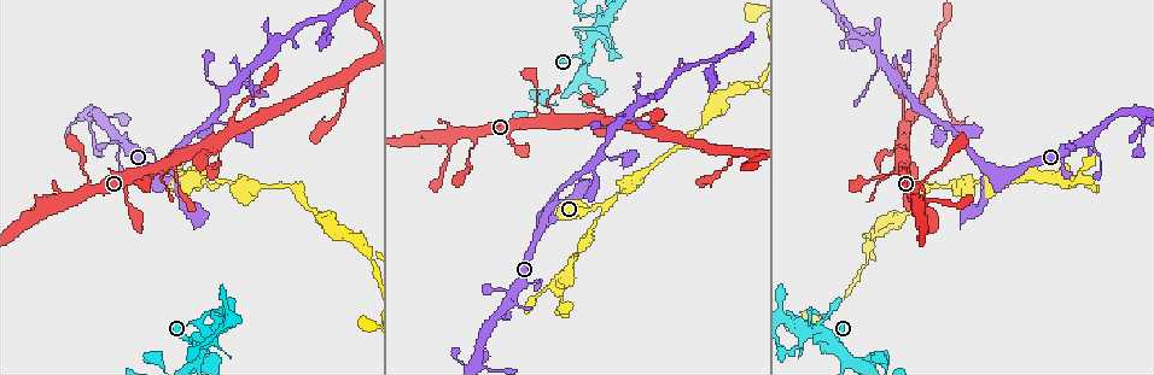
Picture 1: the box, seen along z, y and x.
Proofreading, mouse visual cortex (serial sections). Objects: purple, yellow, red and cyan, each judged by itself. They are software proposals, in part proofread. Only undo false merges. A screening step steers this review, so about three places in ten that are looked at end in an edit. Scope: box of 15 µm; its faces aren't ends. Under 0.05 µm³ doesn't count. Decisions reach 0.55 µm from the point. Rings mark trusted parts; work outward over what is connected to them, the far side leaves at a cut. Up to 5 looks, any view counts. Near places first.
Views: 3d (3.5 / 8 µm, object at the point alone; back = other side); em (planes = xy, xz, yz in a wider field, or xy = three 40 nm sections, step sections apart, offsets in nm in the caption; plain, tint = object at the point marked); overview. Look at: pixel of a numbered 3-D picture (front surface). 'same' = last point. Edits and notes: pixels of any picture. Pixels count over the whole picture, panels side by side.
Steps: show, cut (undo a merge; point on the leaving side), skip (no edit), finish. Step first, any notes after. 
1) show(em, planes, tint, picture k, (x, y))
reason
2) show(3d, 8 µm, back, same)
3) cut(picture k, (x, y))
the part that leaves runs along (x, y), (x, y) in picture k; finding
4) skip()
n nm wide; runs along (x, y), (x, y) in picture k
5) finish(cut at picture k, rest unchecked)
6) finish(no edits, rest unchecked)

show(3d, 3.5 µm, picture 1, (837, 16))
abrupt turn

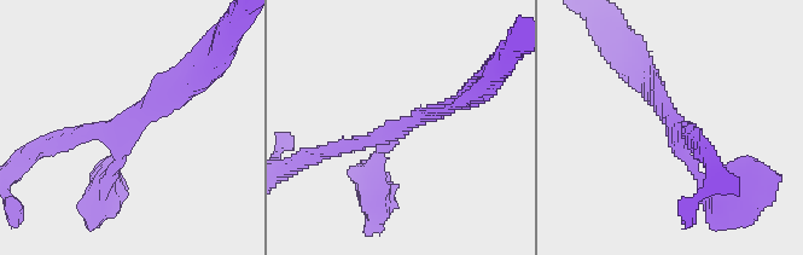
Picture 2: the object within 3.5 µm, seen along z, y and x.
show(em, xy, step 3, tint, picture 2, (382, 135))
3 arms; arms of 200, 200, 250 nm

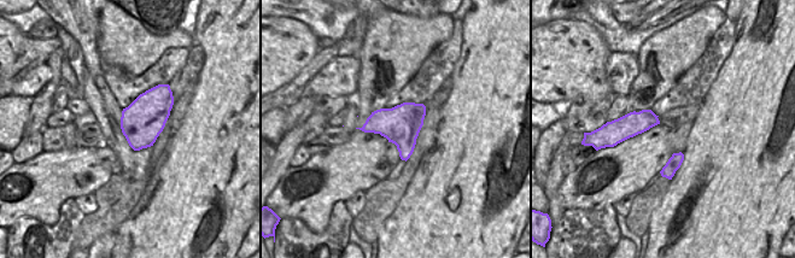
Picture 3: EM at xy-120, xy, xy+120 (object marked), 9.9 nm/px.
skip()
continuous, no second cell

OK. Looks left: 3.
show(3d, 3.5 µm, picture 1, (927, 79))
small branch off a trunk

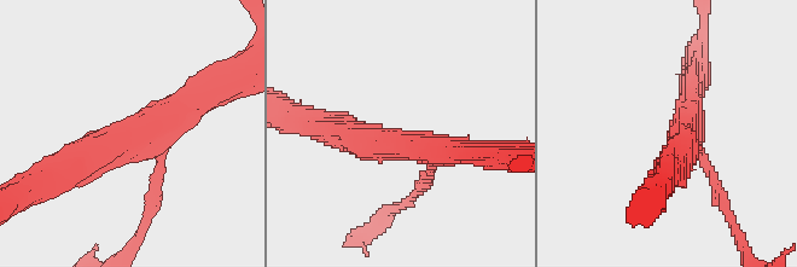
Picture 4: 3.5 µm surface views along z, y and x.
show(em, xy, step 2, tint, picture 4, (414, 144))
3 arms; arms of 150, 300, 400 nm; now the EM

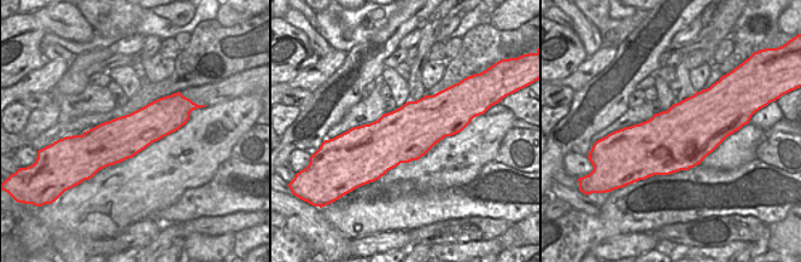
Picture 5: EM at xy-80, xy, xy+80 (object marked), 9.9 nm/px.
show(em, xy, step 1, tint, same)

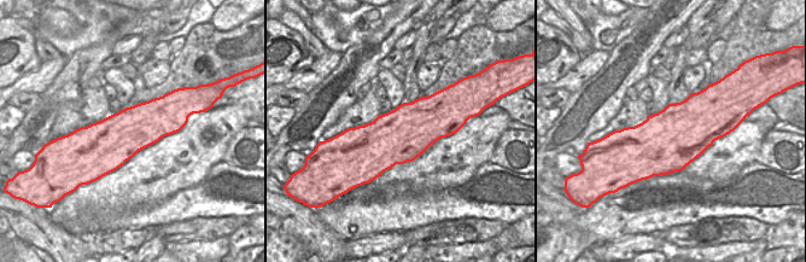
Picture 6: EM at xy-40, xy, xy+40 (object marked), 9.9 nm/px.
skip()
550 nm wide; runs along (73, 164), (161, 125), (213, 91) in picture 4; continuous, no second cell

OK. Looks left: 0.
finish(no edits, rest unchecked)

